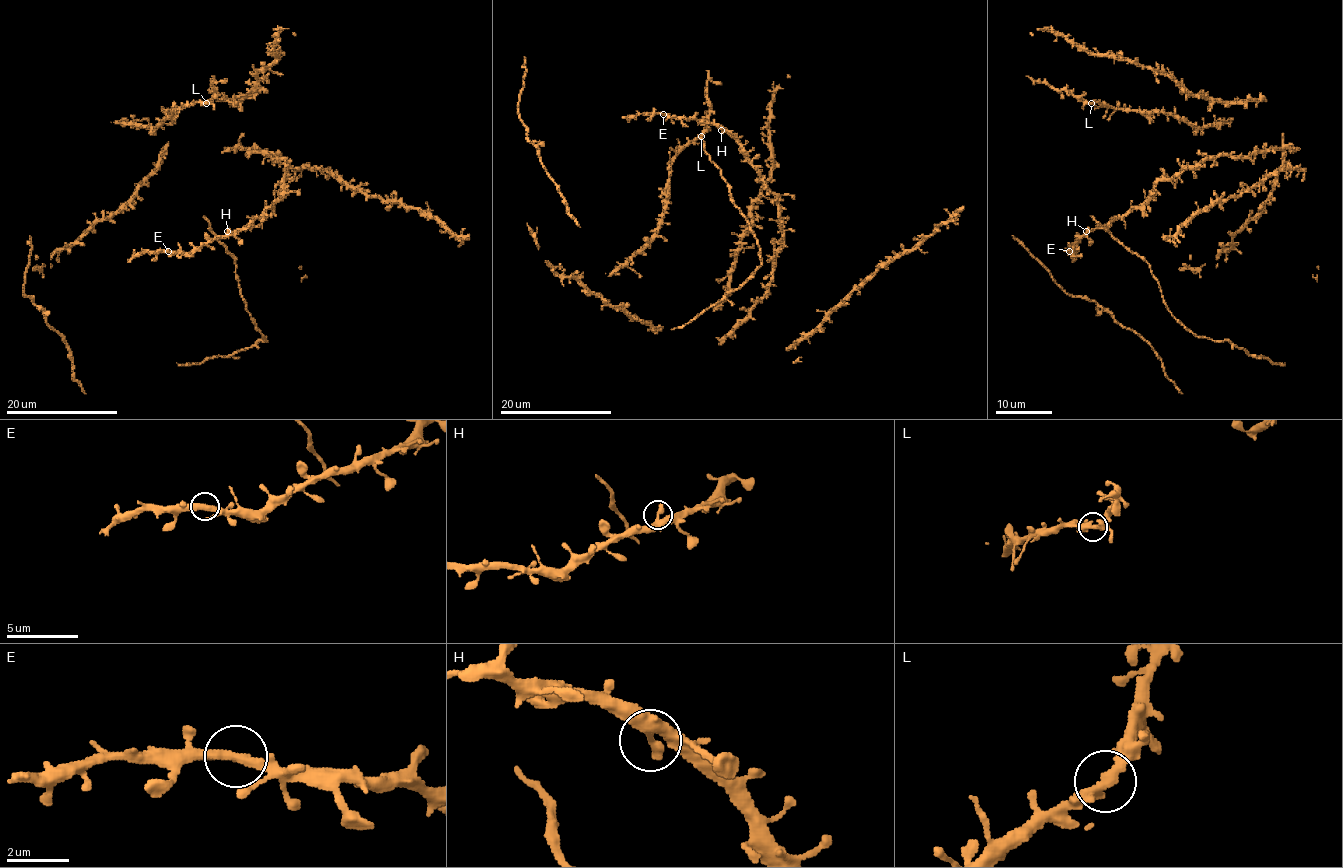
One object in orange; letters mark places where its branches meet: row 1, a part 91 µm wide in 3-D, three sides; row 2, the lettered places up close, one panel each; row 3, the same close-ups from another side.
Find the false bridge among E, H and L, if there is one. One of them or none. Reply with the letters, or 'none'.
L

